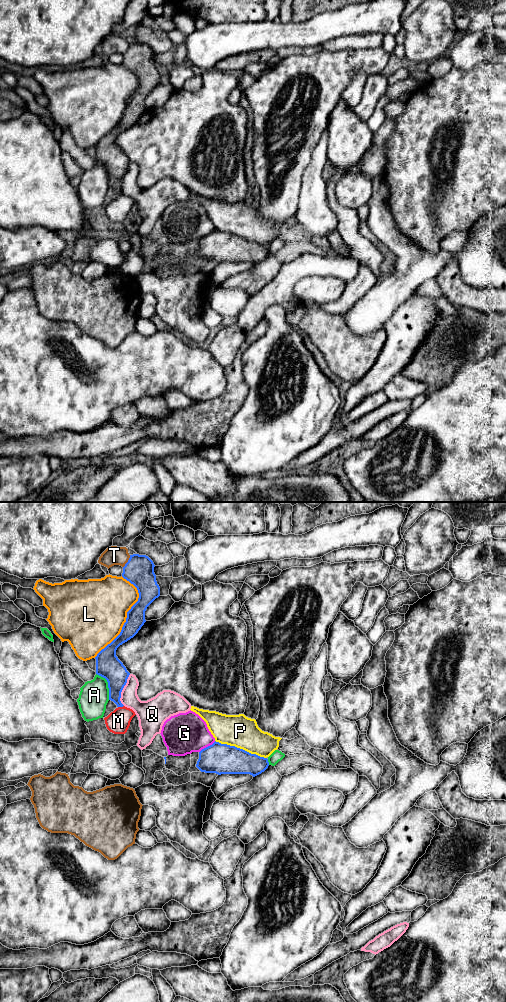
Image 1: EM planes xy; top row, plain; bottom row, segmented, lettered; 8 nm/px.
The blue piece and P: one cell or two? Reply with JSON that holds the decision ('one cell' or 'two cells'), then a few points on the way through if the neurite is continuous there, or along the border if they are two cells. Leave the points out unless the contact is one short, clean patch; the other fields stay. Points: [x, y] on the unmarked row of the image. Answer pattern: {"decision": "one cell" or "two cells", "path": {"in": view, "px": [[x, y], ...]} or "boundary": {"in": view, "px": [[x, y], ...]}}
{"decision": "one cell"}

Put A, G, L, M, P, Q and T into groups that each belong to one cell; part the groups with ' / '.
A / G / L / M / P / Q / T

